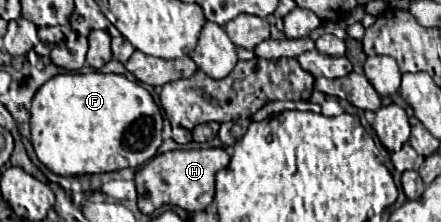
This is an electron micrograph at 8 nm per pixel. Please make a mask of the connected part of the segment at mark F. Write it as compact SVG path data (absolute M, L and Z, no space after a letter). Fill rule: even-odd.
M63 73L51 77L32 99L30 142L37 159L57 175L93 175L137 167L161 147L163 117L151 93L125 75Z

